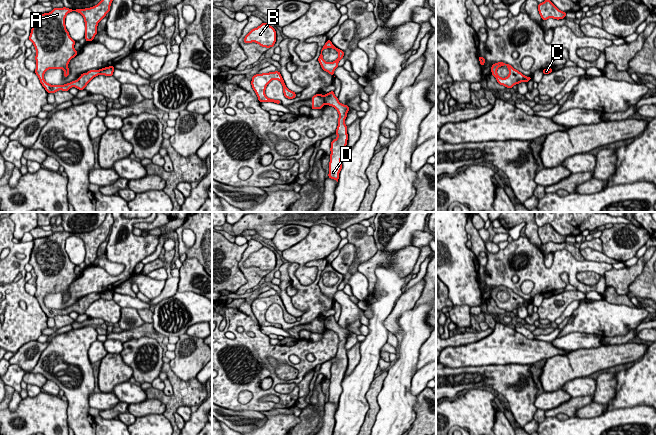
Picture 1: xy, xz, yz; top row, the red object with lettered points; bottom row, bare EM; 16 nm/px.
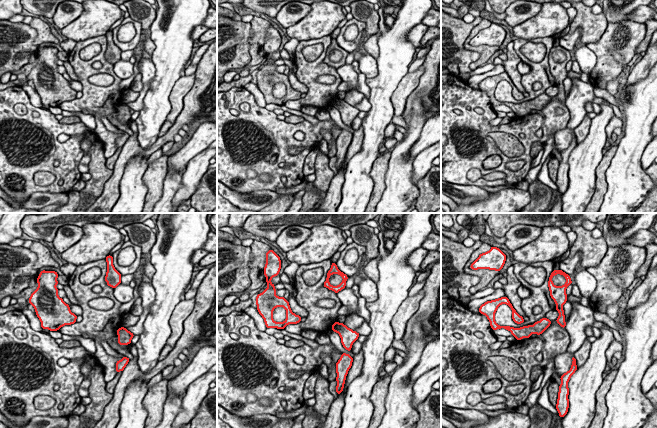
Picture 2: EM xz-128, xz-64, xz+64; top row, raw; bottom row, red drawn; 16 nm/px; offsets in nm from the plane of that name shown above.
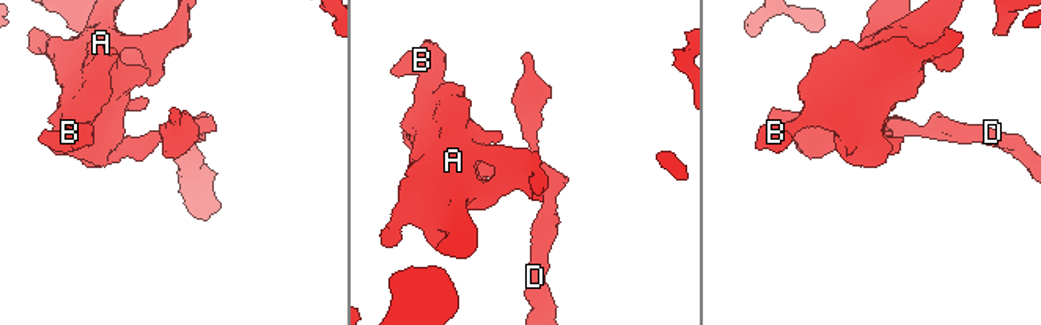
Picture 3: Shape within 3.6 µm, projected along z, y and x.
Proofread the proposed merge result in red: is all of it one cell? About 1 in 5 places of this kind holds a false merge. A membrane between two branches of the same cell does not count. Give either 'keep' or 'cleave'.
cleave

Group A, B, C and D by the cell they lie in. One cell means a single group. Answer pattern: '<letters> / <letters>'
A B / C D

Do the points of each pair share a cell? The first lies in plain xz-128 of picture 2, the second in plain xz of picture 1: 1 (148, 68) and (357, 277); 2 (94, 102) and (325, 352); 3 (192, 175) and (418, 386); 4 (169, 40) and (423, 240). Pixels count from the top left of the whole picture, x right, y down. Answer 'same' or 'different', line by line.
1: same
2: different
3: same
4: different

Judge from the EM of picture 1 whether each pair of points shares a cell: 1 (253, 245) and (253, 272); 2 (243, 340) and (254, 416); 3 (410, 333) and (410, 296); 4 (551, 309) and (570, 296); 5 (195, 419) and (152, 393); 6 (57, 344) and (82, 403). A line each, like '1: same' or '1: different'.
1: same
2: different
3: different
4: same
5: different
6: same

